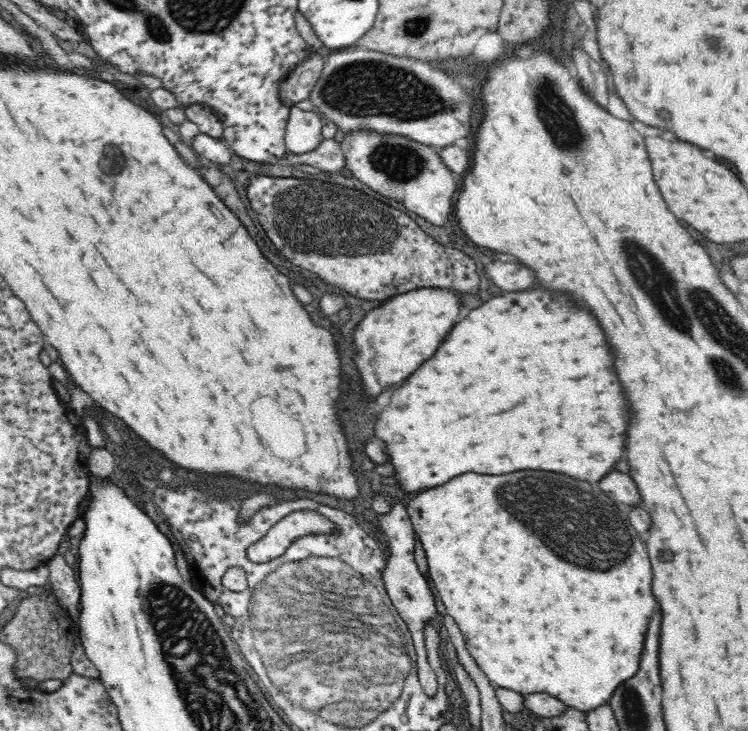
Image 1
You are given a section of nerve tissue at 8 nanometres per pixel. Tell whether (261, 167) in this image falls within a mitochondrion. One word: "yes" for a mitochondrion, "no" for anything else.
no

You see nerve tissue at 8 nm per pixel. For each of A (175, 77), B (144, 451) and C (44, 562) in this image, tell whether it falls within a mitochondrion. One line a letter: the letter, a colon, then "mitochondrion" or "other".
A: other
B: other
C: other

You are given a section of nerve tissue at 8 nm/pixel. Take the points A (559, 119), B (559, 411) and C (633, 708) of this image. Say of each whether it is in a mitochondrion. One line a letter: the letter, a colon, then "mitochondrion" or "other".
A: mitochondrion
B: other
C: mitochondrion

